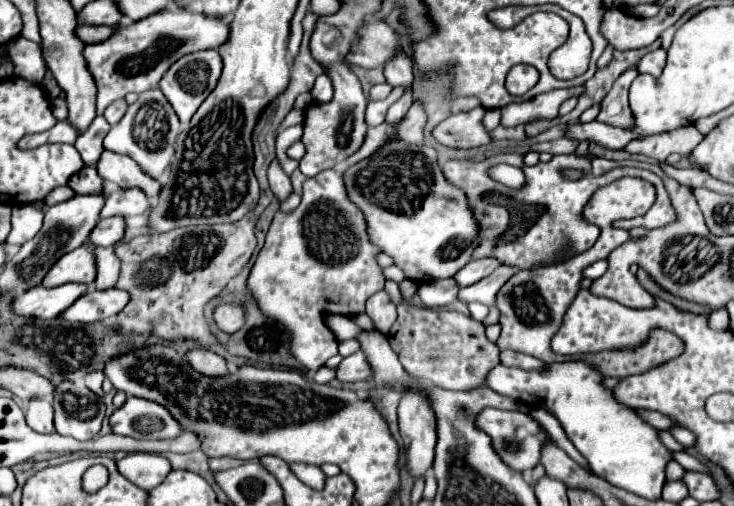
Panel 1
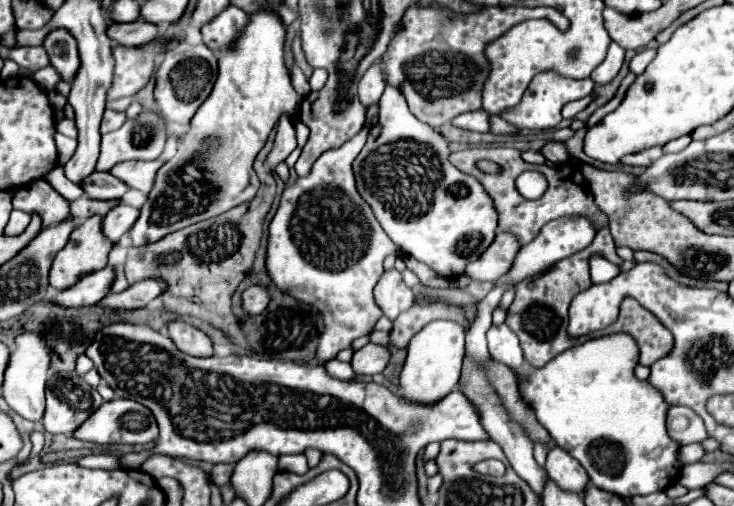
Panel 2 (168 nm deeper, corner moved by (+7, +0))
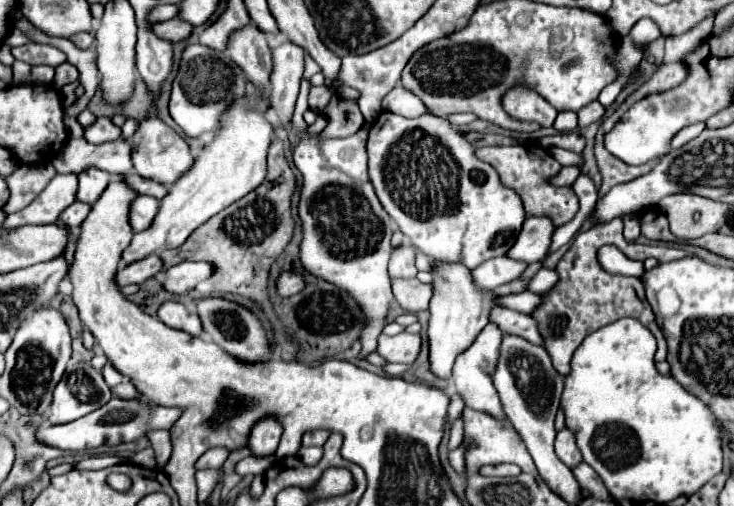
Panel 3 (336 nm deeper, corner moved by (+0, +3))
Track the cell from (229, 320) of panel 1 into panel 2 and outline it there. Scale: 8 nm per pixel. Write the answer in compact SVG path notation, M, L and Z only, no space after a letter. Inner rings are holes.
M252 286L242 292L242 310L250 316L260 314L268 302L268 292L262 286Z

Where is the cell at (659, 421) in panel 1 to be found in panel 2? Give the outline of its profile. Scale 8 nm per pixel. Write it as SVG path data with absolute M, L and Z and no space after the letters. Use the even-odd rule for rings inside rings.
M682 406L668 408L666 428L670 438L678 444L692 444L708 438L702 418L696 416L690 408L682 408Z

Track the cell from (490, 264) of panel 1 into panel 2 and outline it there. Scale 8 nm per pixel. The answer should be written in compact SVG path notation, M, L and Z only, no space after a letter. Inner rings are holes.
M498 232L488 250L466 266L464 276L474 282L494 282L498 280L498 276L502 276L502 272L506 272L506 268L510 268L510 260L514 260L516 252L518 242L514 240L514 236Z

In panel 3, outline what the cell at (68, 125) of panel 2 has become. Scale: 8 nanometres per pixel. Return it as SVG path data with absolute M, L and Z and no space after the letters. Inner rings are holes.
M99 117L91 127L84 129L84 138L95 145L115 141L115 139L119 139L119 135L121 135L121 129L115 127L109 117Z

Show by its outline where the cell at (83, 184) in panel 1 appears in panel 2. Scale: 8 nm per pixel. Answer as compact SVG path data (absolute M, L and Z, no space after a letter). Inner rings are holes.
M92 172L80 182L80 186L88 198L96 198L96 200L122 198L124 192L128 190L126 184L122 184L118 178L110 176L108 172Z

